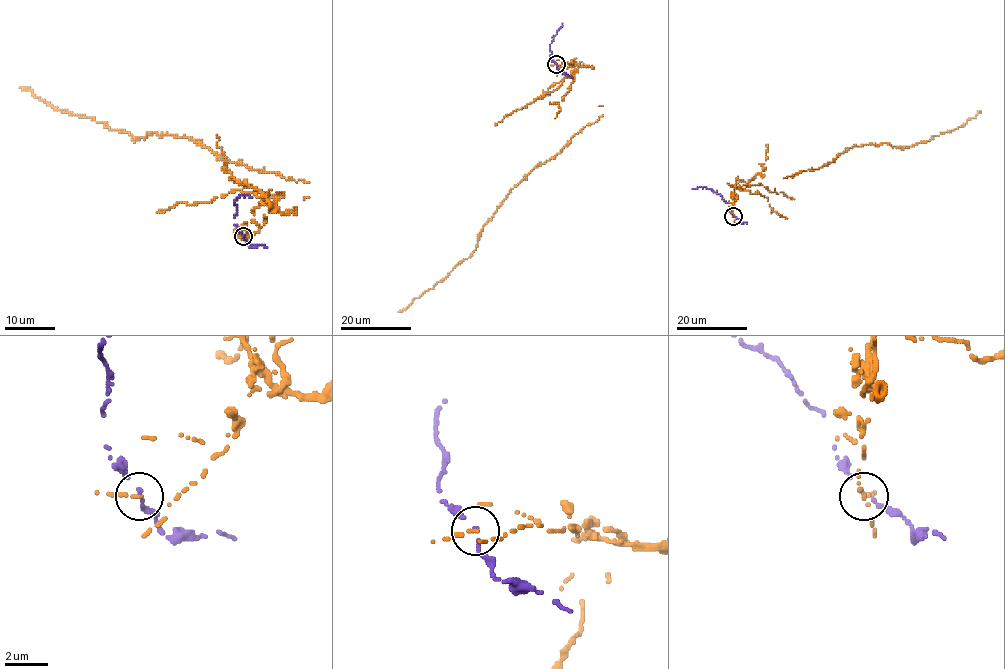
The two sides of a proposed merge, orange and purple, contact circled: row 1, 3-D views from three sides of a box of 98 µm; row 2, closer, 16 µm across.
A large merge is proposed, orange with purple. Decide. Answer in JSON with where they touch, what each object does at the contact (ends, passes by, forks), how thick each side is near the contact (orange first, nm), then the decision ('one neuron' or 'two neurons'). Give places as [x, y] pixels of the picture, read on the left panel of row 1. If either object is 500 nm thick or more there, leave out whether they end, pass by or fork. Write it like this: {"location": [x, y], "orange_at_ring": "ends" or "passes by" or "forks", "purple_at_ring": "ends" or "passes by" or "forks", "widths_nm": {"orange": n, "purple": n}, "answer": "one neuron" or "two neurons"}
{"location": [243, 236], "orange_at_ring": "forks", "purple_at_ring": "passes by", "widths_nm": {"orange": 70, "purple": 130}, "answer": "two neurons"}

